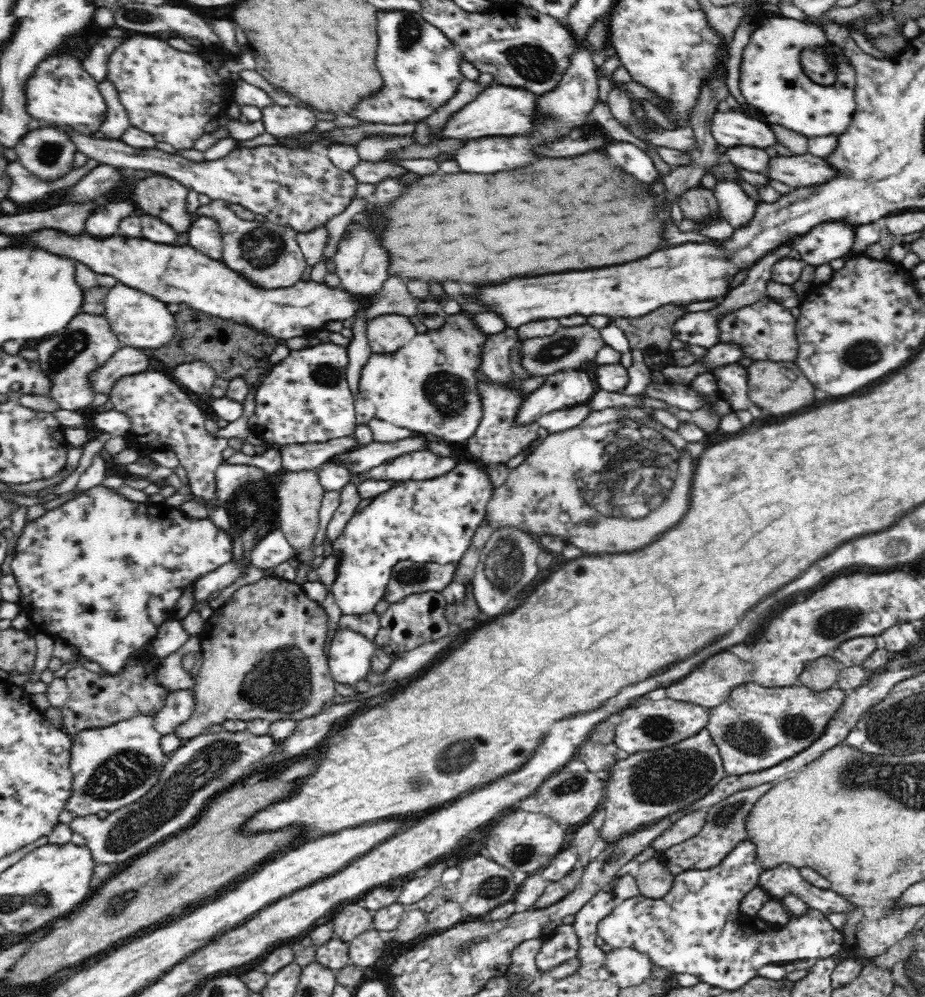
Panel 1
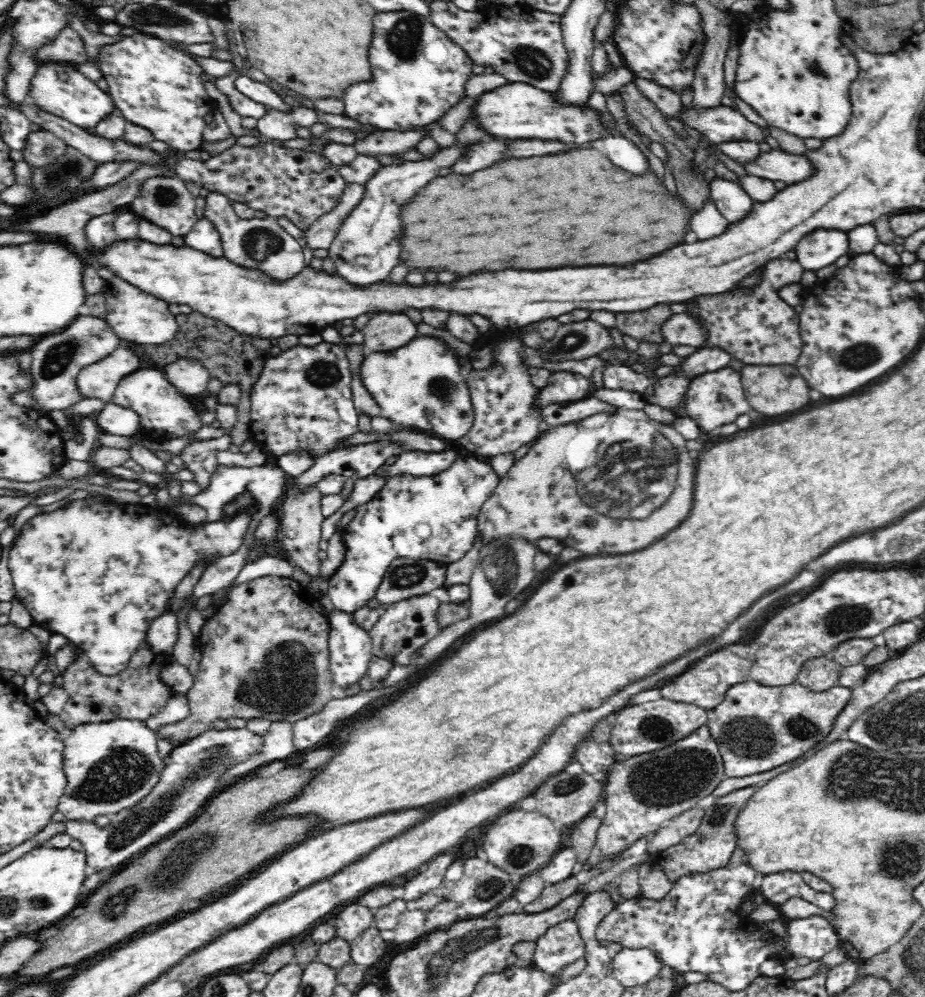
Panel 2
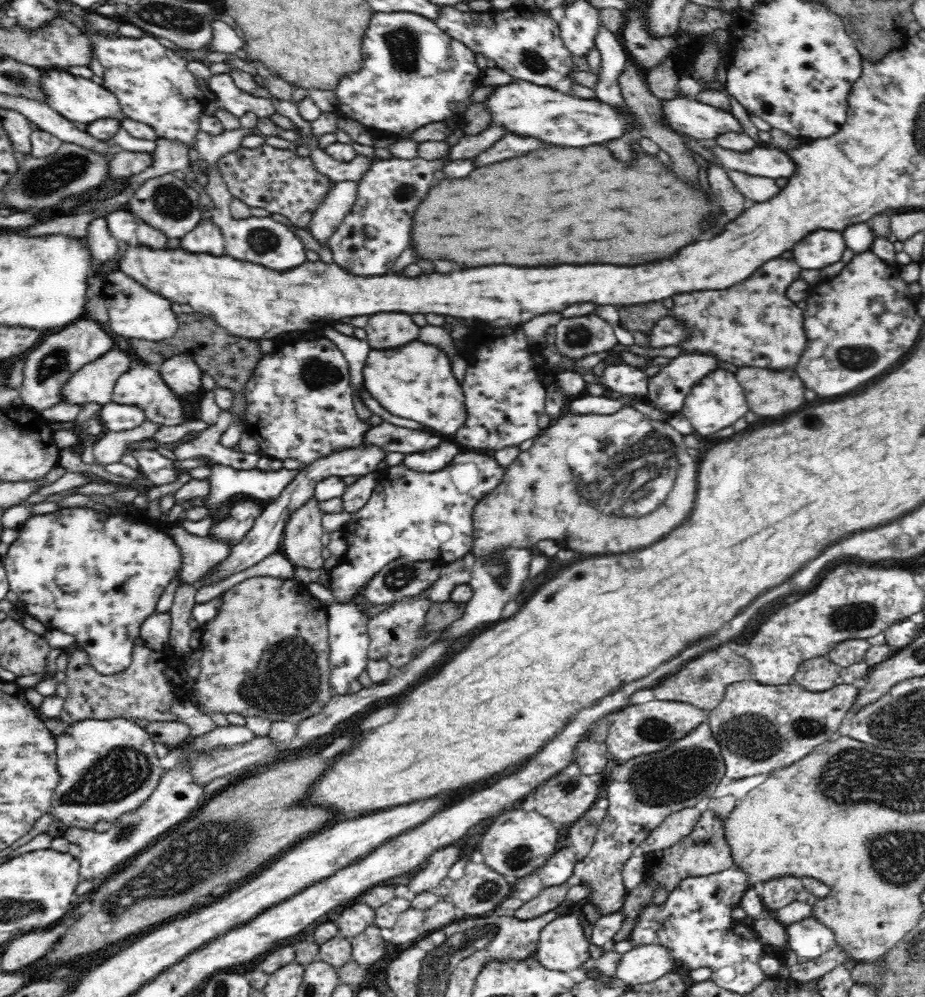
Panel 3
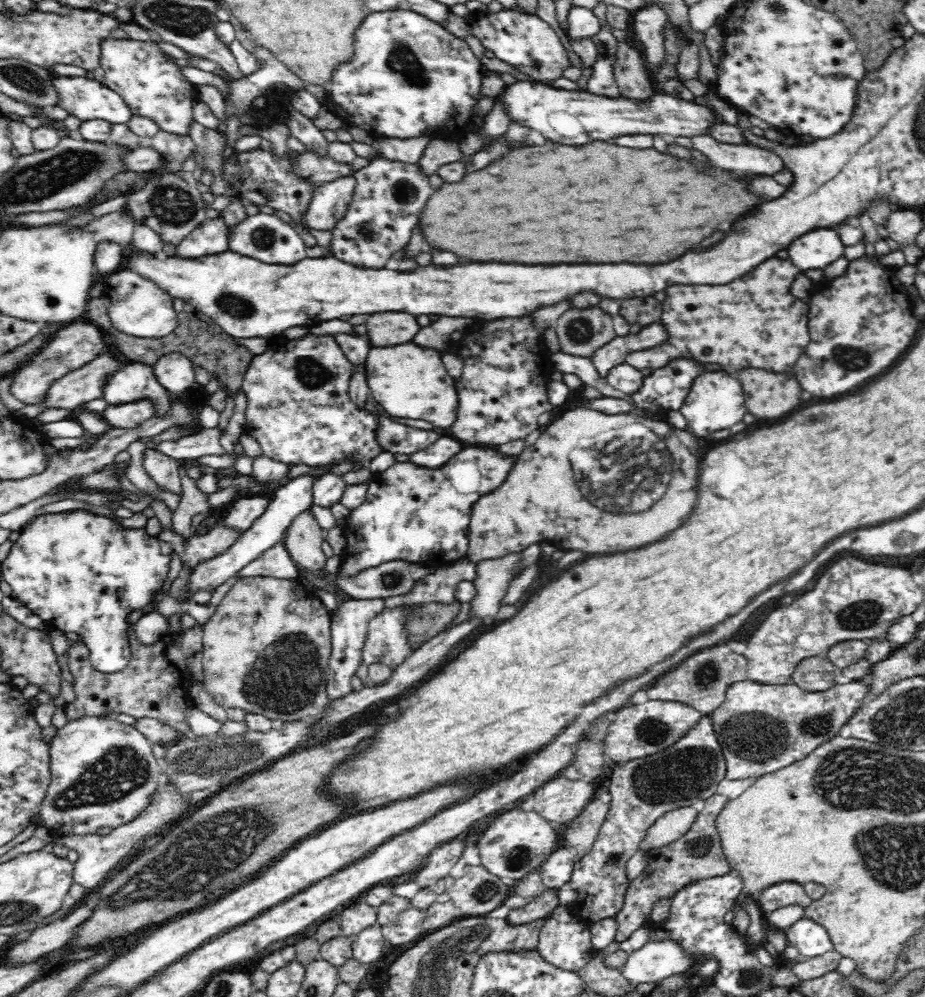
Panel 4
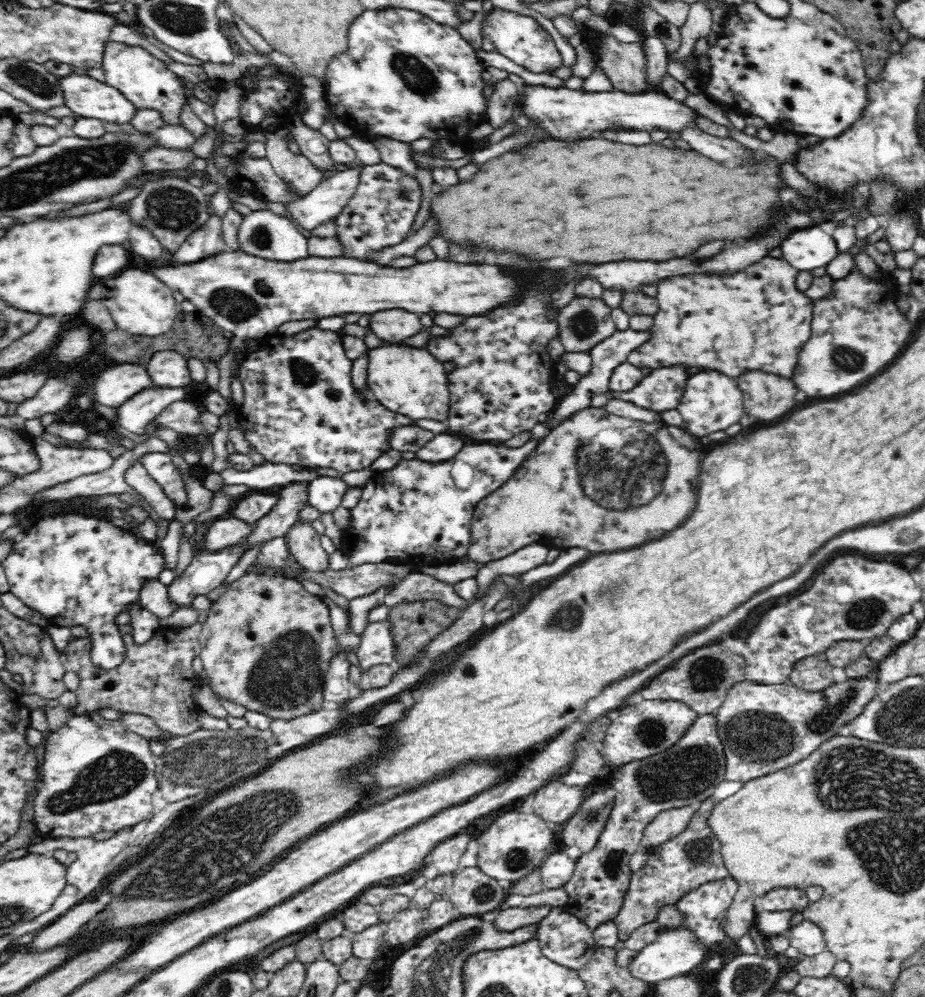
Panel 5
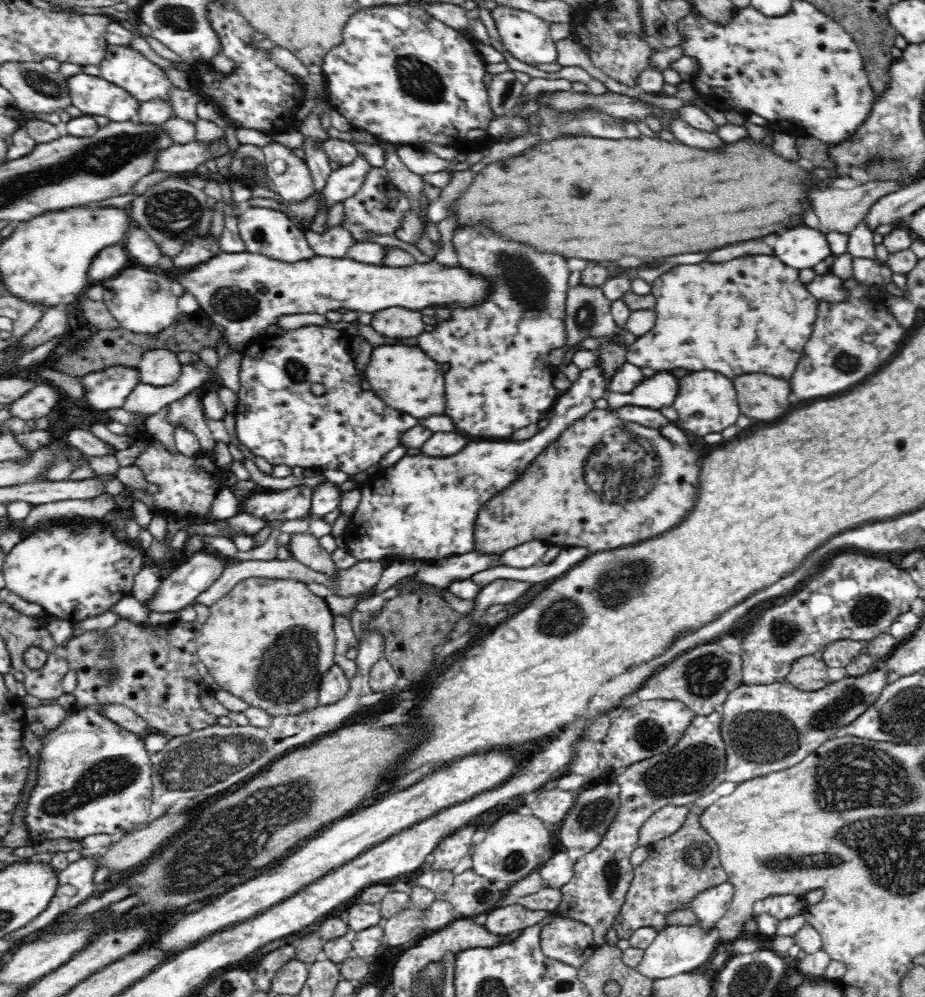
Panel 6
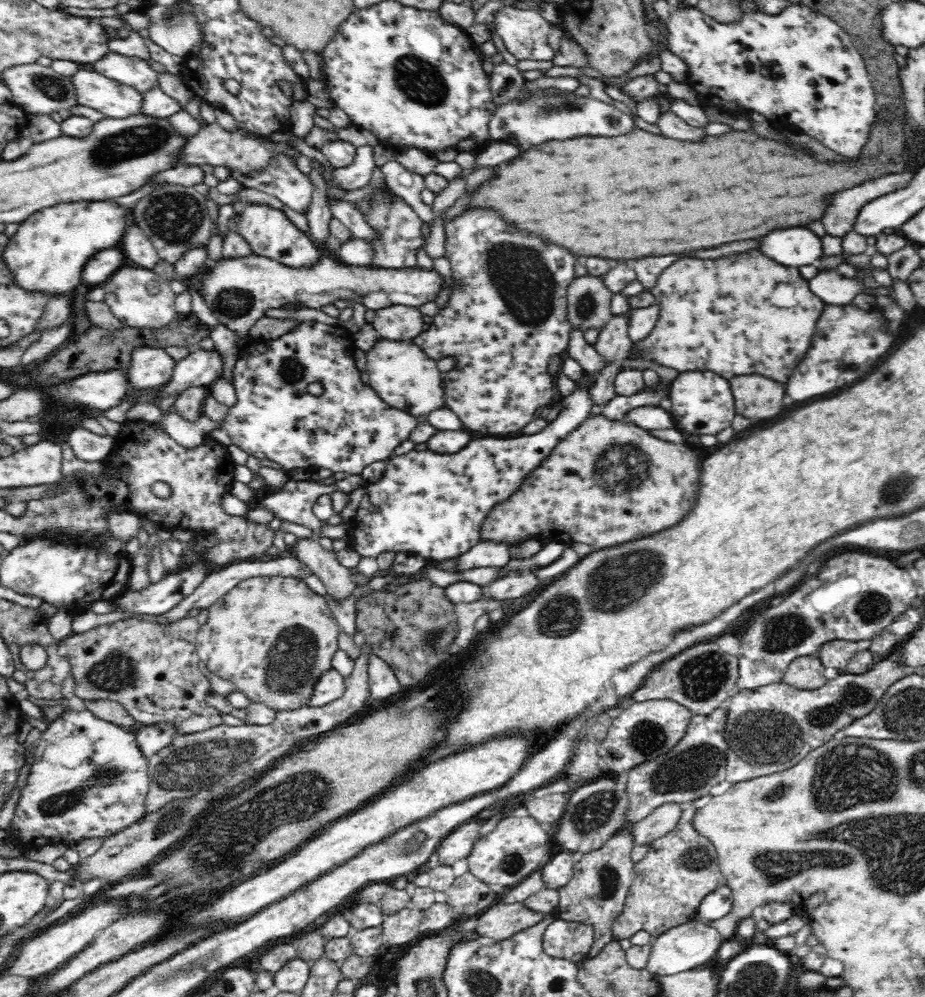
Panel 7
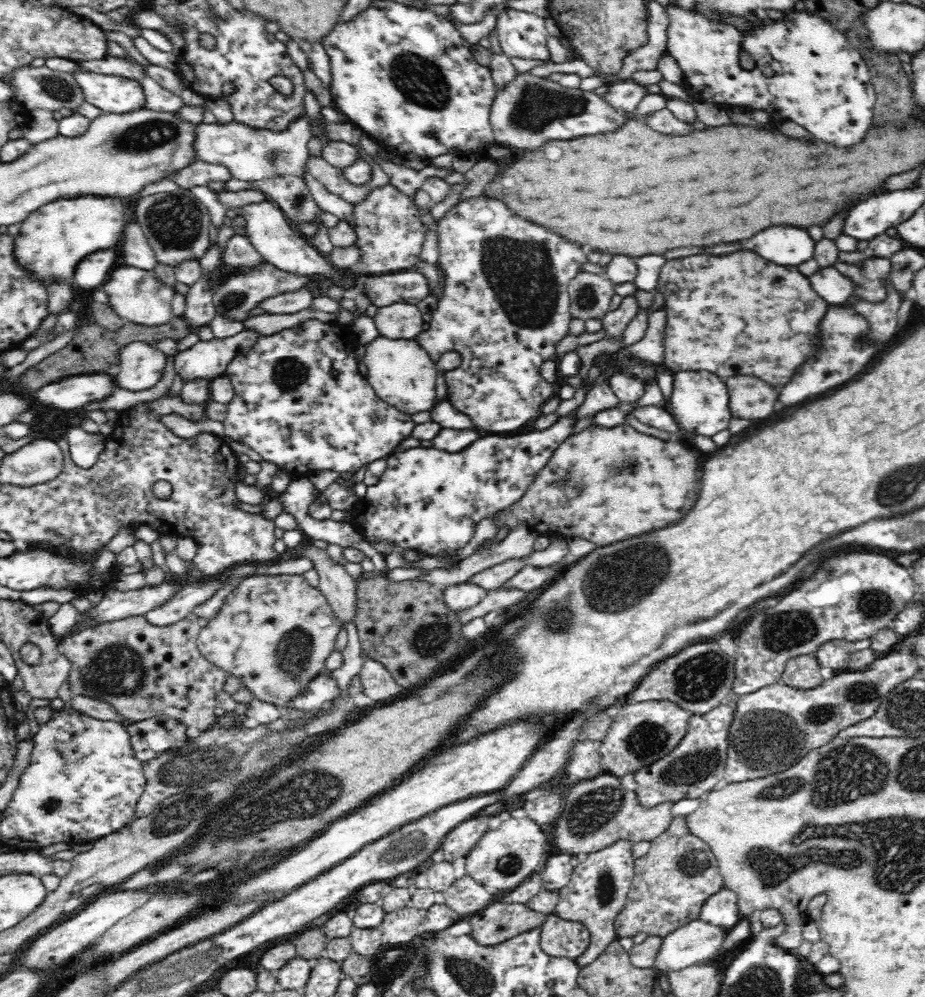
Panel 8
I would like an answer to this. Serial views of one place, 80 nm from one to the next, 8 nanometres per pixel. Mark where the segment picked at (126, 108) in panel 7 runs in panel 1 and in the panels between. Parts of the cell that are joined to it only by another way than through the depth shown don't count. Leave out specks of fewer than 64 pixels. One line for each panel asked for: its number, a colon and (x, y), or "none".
1: (60, 91)
2: (62, 89)
3: (79, 99)
4: (90, 100)
5: (86, 97)
6: (93, 95)

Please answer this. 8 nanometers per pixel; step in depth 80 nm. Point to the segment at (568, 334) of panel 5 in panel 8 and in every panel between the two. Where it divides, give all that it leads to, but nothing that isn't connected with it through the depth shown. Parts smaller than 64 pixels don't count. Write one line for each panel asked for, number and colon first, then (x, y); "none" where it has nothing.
6: (588, 310)
7: (589, 299)
8: (590, 294)

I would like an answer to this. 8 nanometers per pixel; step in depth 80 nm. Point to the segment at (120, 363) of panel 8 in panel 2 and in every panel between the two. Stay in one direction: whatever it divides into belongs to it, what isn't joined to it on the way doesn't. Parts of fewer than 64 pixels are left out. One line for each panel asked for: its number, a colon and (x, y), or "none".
2: (189, 377)
3: (180, 373)
4: (174, 372)
5: (165, 368)
6: (159, 367)
7: (149, 368)

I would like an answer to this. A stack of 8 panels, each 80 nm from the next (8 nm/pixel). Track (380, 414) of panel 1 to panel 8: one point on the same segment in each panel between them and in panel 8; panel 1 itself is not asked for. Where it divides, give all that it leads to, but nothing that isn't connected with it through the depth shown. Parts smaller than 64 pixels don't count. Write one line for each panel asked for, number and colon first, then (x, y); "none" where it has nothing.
2: (421, 384)
3: (414, 381)
4: (409, 383)
5: (407, 380)
6: (400, 375)
7: (401, 374)
8: (401, 373)

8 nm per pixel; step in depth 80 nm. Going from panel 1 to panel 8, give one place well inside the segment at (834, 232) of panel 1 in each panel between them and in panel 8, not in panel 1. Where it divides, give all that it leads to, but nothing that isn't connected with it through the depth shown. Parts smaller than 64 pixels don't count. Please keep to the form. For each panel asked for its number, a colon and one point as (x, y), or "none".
2: (821, 248)
3: (823, 247)
4: (817, 248)
5: (811, 248)
6: (799, 248)
7: (794, 246)
8: (781, 244)

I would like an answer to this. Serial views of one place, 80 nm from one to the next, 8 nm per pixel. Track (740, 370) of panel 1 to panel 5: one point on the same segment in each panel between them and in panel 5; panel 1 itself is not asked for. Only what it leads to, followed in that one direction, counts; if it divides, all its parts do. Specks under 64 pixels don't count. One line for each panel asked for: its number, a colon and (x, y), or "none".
2: (715, 399)
3: (717, 400)
4: (714, 401)
5: (710, 402)

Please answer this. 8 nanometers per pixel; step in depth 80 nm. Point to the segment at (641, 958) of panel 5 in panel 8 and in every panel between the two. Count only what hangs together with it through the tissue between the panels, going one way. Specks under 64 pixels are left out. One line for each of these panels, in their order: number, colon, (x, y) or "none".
6: (678, 948)
7: (686, 946)
8: (697, 941)

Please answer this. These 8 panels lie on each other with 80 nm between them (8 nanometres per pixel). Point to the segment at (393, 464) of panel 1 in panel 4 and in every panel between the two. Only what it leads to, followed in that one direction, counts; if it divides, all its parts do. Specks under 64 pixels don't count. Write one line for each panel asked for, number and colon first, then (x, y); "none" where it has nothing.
2: (416, 463)
3: (431, 460)
4: (444, 448)

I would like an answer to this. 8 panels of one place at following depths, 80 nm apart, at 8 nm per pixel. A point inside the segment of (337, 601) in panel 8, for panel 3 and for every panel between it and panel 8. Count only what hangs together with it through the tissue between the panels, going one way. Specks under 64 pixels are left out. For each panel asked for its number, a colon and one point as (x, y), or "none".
3: (302, 542)
4: (303, 539)
5: (304, 543)
6: (305, 547)
7: (338, 582)

